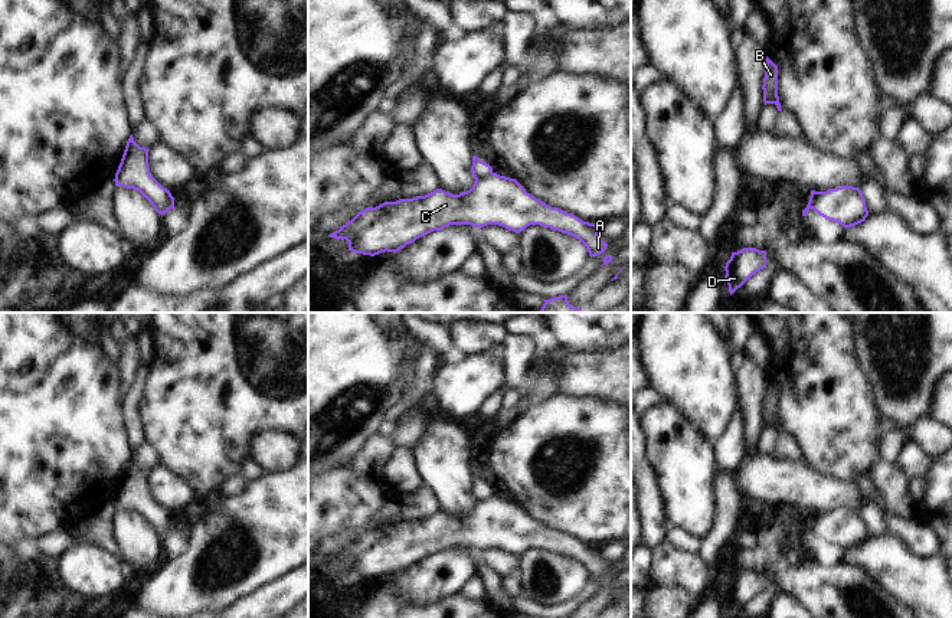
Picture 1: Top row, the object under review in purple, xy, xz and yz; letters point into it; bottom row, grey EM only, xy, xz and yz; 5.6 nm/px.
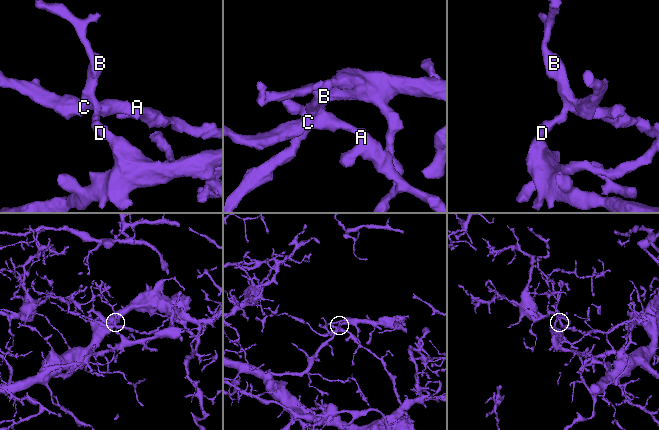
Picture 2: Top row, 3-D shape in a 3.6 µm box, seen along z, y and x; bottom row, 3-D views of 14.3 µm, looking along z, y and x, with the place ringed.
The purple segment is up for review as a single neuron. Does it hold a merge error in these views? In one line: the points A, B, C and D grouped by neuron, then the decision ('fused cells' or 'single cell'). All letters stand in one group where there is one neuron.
A C / B D; fused cells

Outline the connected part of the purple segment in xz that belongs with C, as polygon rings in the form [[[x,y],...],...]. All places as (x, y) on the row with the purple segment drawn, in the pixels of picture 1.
[[[497,173],[475,180],[470,190],[459,194],[436,189],[425,196],[366,207],[328,236],[346,239],[354,254],[374,256],[386,251],[396,254],[449,225],[480,229],[498,225],[516,233],[540,225],[575,236],[586,246],[589,256],[603,254],[608,246],[598,235],[599,225],[546,205],[516,179]]]

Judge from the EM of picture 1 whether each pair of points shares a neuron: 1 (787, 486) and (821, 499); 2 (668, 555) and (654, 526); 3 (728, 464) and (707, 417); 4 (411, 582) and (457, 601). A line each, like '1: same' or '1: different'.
1: same
2: different
3: different
4: different

